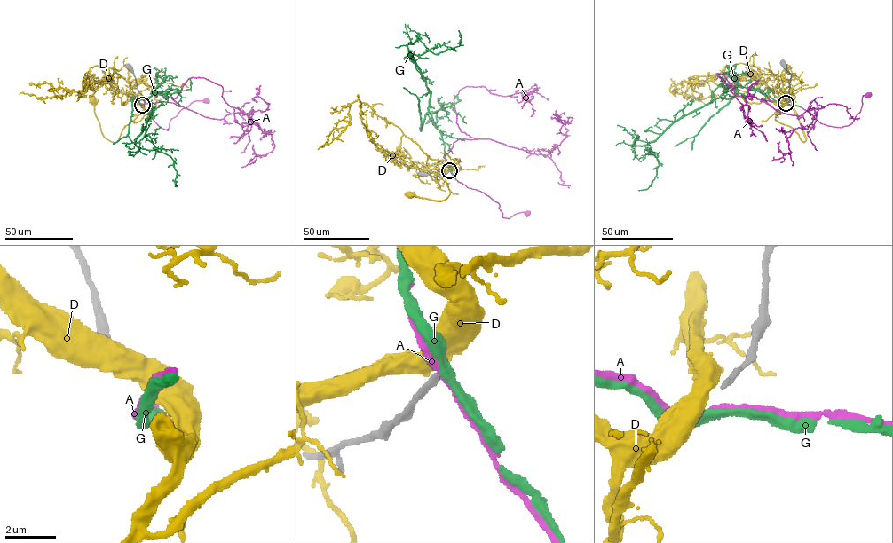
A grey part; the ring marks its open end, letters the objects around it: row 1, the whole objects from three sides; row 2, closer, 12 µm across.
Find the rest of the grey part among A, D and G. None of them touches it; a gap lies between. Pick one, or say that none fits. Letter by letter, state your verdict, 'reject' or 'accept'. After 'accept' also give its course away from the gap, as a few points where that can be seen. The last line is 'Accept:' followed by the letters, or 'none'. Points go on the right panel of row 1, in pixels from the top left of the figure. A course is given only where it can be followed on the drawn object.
A: reject
D: reject
G: reject
Accept: none

